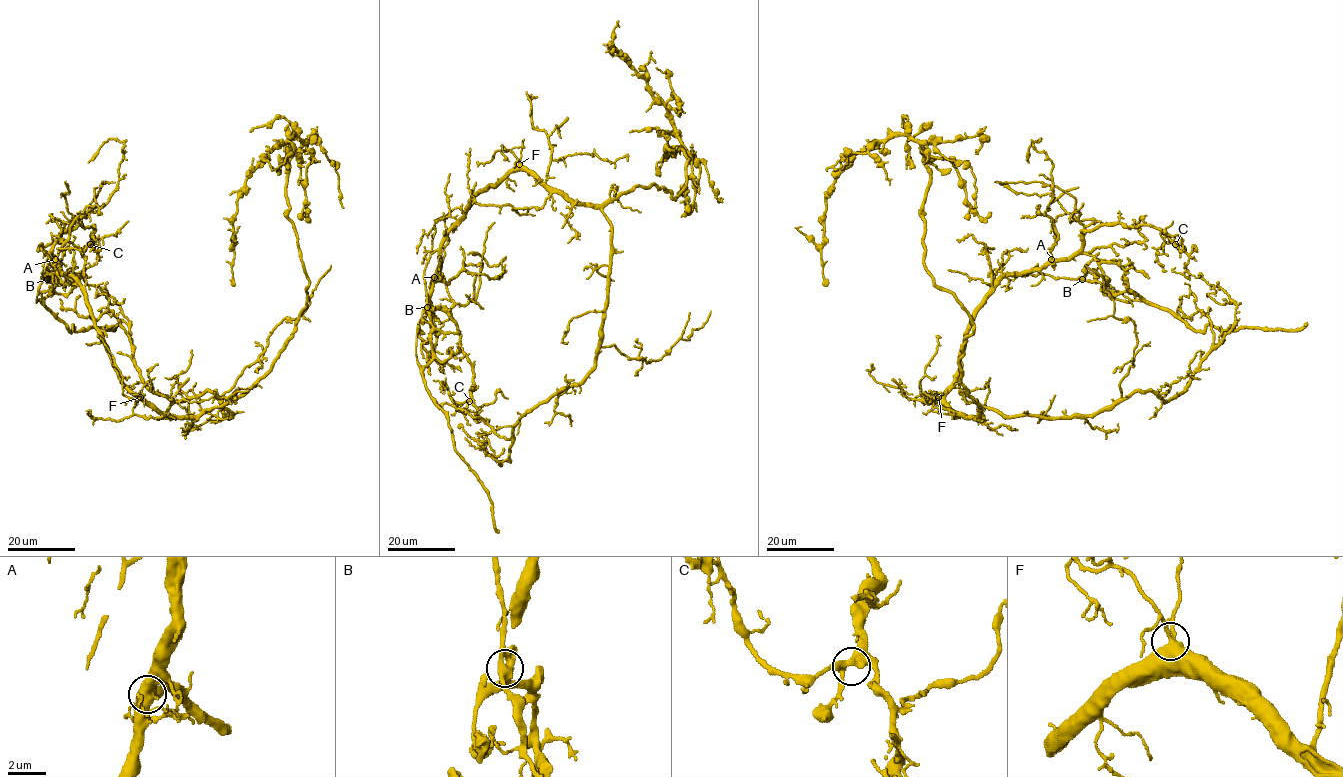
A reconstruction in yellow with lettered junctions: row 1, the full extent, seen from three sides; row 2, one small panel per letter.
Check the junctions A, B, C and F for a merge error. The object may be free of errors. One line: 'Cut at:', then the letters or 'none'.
Cut at: B

